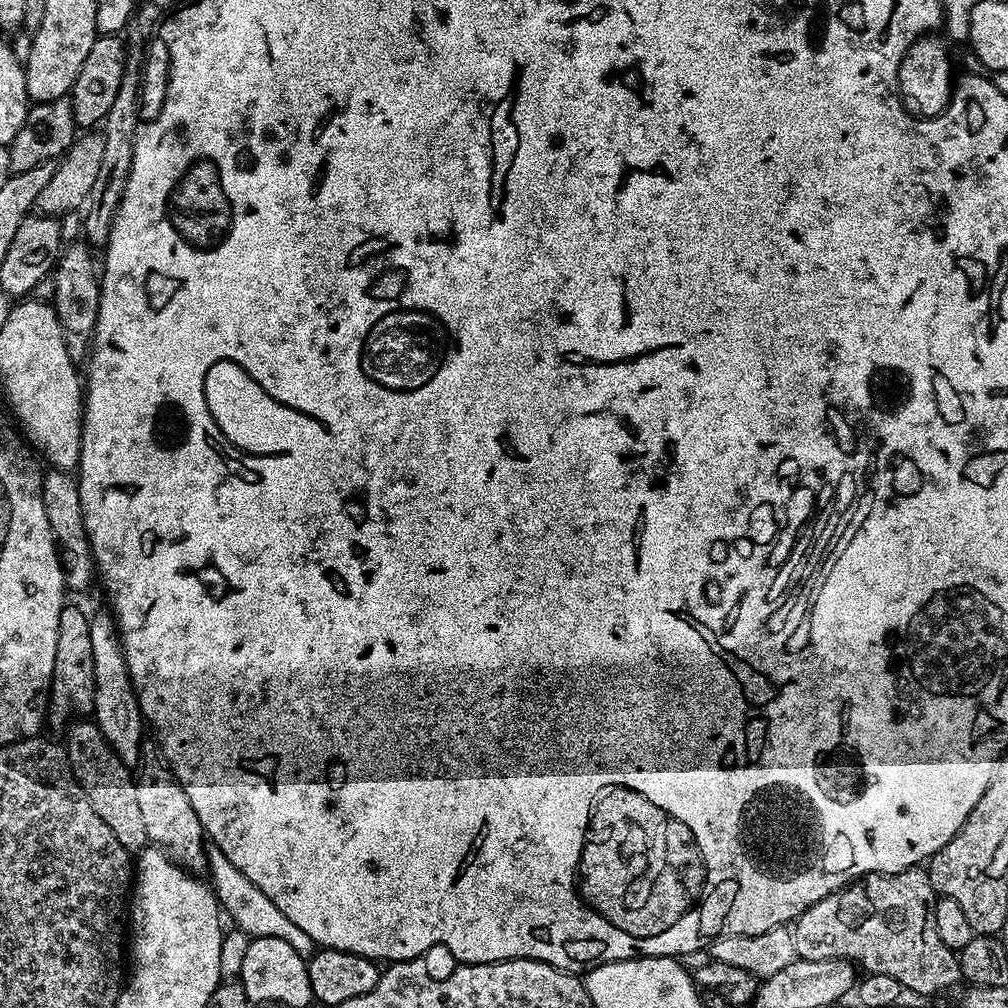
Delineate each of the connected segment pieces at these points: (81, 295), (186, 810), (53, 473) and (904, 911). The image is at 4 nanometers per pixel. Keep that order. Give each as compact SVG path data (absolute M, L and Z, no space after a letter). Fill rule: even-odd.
M87 243L72 244L63 249L60 259L56 261L51 303L56 310L56 317L64 331L66 350L77 366L83 365L90 355L92 334L98 322L98 306L100 305L100 276L98 260L92 257L93 249Z
M148 750L143 753L142 763L134 776L137 801L146 825L148 843L163 850L184 871L203 873L208 867L204 827L200 825L198 814L194 814L194 806L190 806L190 798L186 798L186 790L182 790L176 775L155 751L152 752Z
M48 470L44 472L42 502L46 506L46 518L56 537L58 551L64 565L64 586L69 593L84 592L94 584L96 561L92 559L92 547L86 534L82 518L82 498L77 477L68 470Z
M923 867L907 868L894 874L871 872L869 876L861 876L838 891L831 892L826 898L814 902L814 906L796 917L791 929L794 950L801 960L850 960L865 973L890 974L890 978L898 978L901 989L908 991L909 988L920 996L936 996L962 980L957 953L942 943L934 926L934 906L937 899L928 873Z

